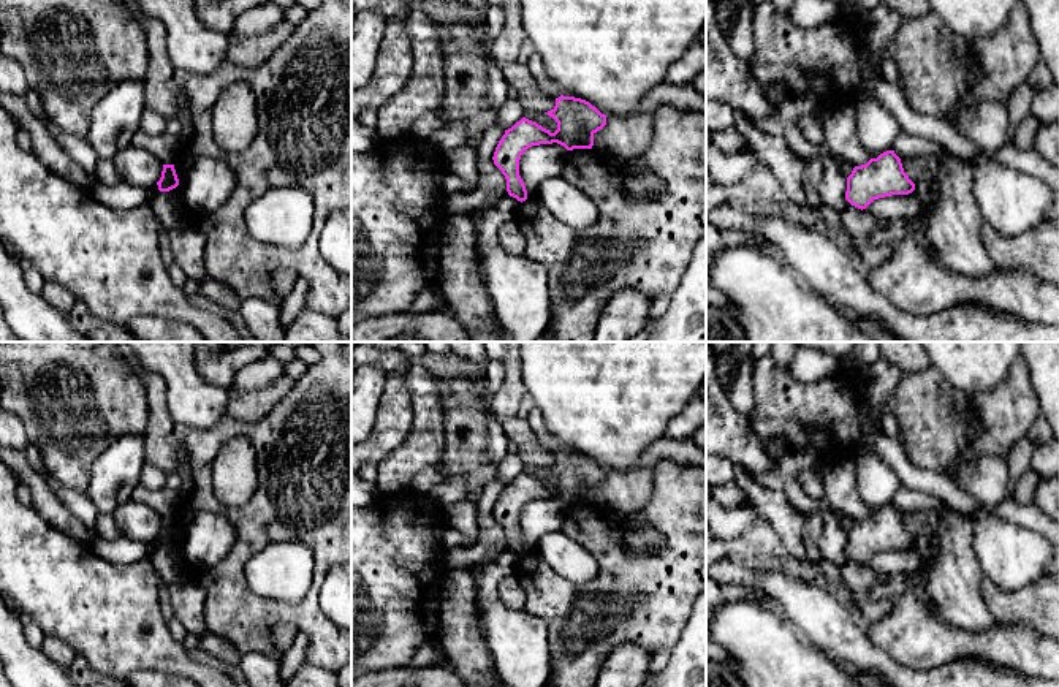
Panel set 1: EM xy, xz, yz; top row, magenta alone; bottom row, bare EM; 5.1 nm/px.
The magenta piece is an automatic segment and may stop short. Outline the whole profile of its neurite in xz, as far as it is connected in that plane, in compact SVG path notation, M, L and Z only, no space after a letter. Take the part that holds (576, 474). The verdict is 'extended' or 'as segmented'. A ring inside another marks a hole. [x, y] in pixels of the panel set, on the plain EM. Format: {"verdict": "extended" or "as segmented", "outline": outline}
{"verdict": "as segmented", "outline": "M560 450L556 453L556 461L545 469L557 476L554 488L522 472L505 484L492 511L507 533L508 549L521 557L527 554L527 545L519 530L519 514L529 502L557 497L567 505L592 503L594 489L606 480L605 469L589 456L575 451Z"}

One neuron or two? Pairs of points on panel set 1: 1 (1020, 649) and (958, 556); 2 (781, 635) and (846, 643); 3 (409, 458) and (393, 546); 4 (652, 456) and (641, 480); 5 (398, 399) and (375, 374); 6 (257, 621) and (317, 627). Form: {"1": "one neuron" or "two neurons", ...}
{"1": "two neurons", "2": "two neurons", "3": "two neurons", "4": "two neurons", "5": "two neurons", "6": "one neuron"}

